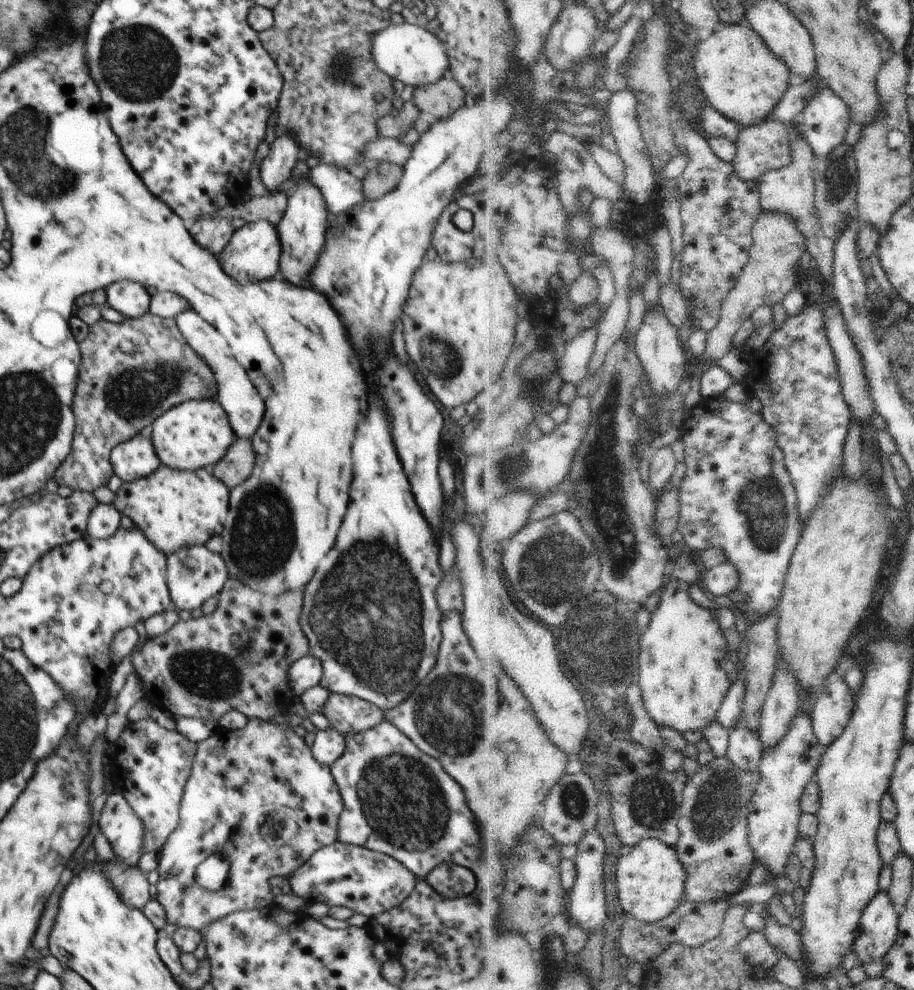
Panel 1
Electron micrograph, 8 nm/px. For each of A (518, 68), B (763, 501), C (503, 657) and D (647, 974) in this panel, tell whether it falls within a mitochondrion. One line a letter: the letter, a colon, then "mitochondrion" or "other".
A: other
B: mitochondrion
C: other
D: other

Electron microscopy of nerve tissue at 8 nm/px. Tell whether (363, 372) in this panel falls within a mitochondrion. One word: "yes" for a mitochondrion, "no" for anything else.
no

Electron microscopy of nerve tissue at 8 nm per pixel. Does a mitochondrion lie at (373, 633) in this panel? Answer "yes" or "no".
yes

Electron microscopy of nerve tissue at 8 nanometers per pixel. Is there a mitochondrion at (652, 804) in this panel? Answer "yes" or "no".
yes

